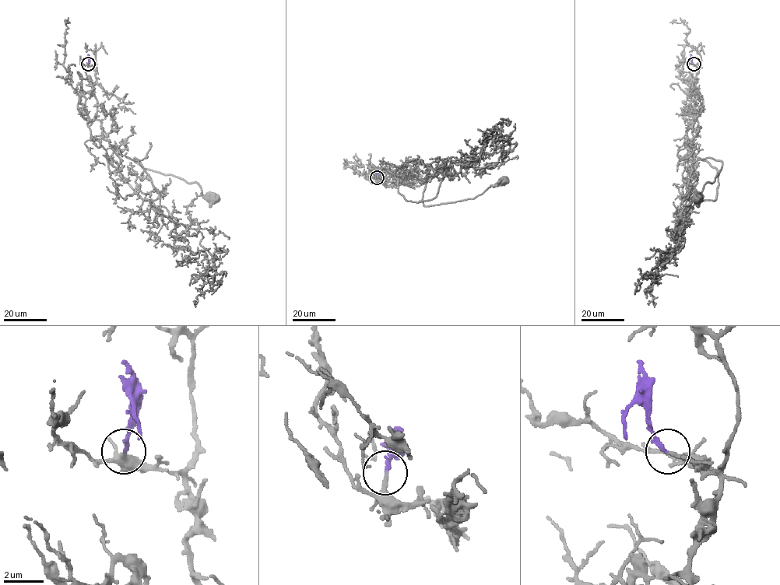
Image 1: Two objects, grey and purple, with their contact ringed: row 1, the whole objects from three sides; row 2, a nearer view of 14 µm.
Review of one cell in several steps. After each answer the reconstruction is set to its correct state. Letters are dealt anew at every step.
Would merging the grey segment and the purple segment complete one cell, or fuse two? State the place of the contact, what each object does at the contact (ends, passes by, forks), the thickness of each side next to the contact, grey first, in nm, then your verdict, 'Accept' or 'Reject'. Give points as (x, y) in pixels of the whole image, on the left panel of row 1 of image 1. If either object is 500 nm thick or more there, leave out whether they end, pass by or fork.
Place: (88, 64). At the ring grey ends. At the ring purple ends. Thickness 200 nm (grey) against 180 nm. Accept

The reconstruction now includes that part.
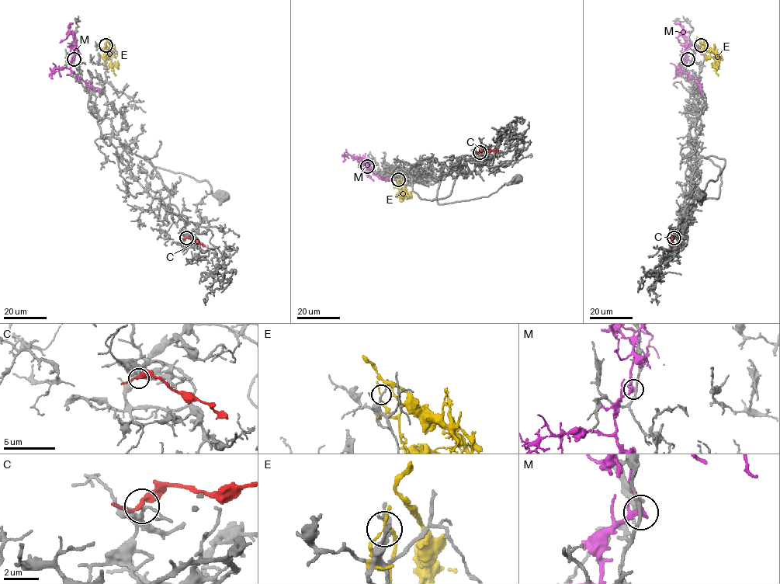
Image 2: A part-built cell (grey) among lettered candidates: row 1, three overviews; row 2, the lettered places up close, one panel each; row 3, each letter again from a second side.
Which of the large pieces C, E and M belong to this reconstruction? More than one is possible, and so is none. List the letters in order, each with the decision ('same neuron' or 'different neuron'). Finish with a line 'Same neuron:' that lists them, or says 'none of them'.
C: different neuron
E: different neuron
M: different neuron
Same neuron: none of them

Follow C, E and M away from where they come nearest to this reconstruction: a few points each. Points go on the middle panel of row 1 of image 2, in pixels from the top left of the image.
C: (480, 152), (482, 150), (497, 151)
E: (398, 179), (396, 185), (400, 199), (403, 199), (404, 193), (409, 197)
M: (366, 167), (363, 161), (376, 175), (393, 180)

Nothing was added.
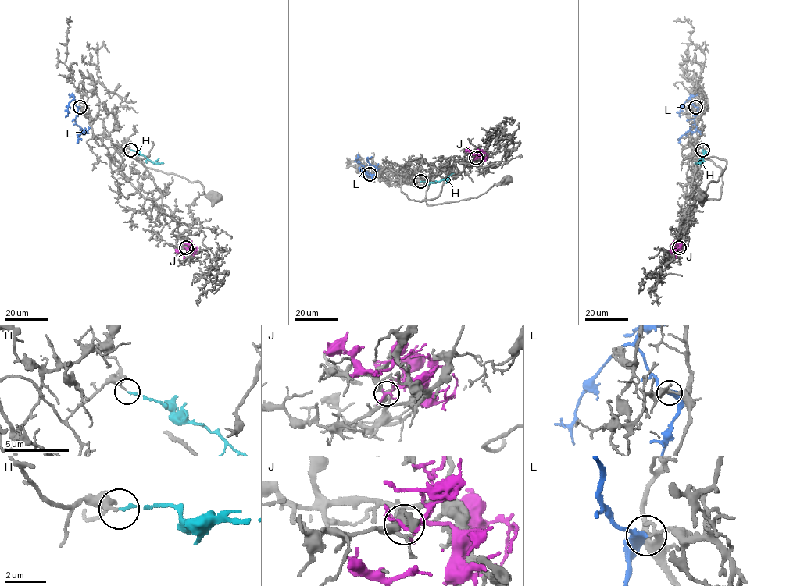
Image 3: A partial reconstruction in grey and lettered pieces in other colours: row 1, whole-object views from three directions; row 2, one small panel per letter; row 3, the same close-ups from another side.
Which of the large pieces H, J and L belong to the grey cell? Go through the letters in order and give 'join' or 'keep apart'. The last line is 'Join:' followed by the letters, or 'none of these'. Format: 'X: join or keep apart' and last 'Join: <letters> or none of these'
H: join
J: keep apart
L: join
Join: H, L

